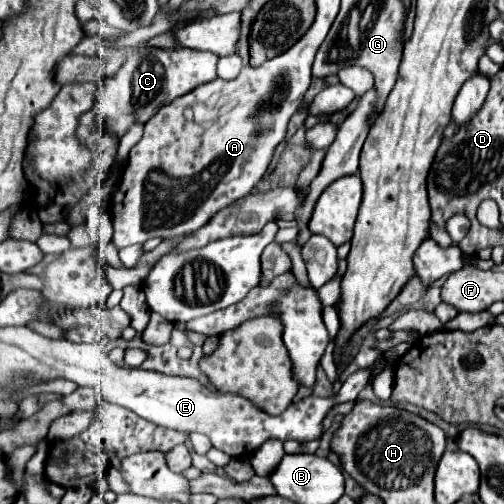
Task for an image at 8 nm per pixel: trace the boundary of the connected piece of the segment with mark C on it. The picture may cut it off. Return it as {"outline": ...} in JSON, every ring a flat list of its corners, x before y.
{"outline":[[140,46,124,60,124,64,114,76,98,82,98,94,92,108,96,112,98,130,104,134,112,134,120,140,130,126,146,124,162,106,170,104,178,96,188,94,196,86,214,80,216,62,218,56,210,52,194,52,188,48,174,50]]}

